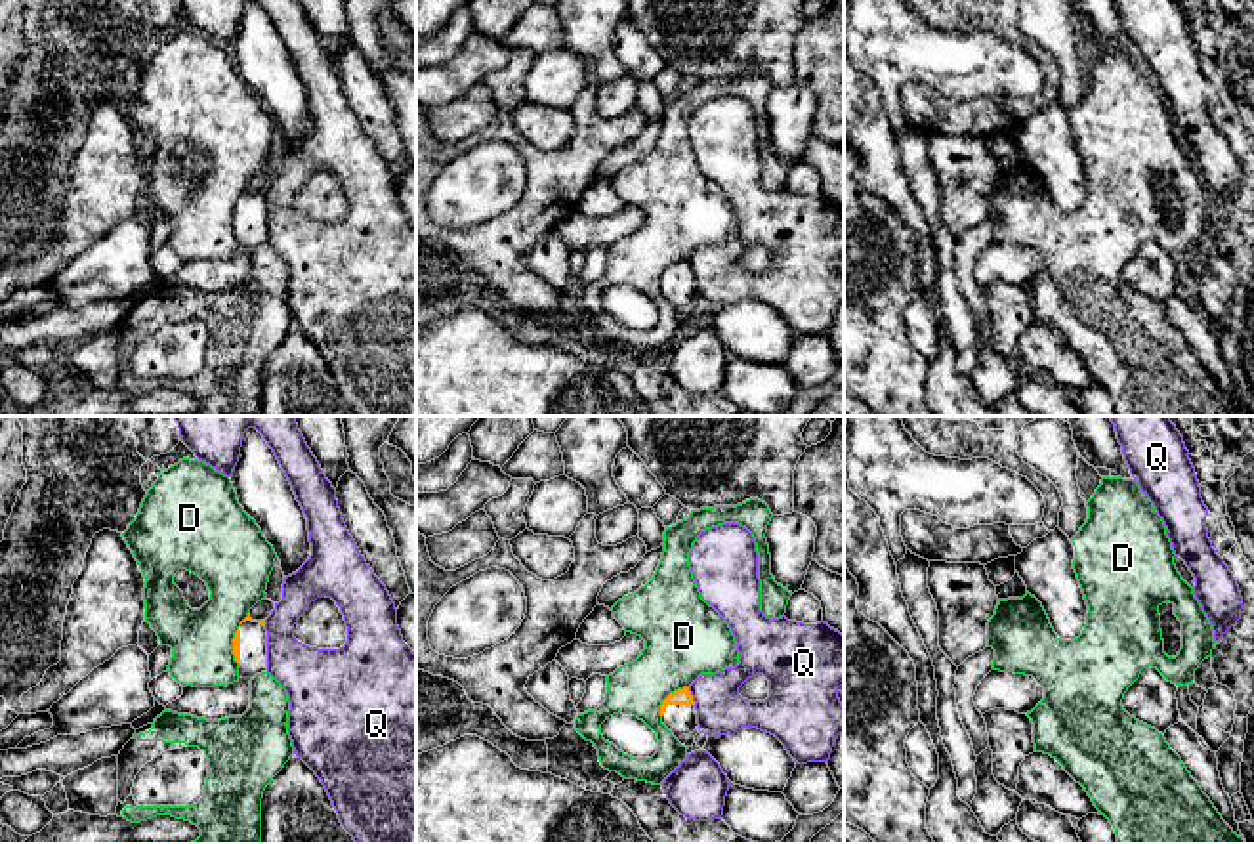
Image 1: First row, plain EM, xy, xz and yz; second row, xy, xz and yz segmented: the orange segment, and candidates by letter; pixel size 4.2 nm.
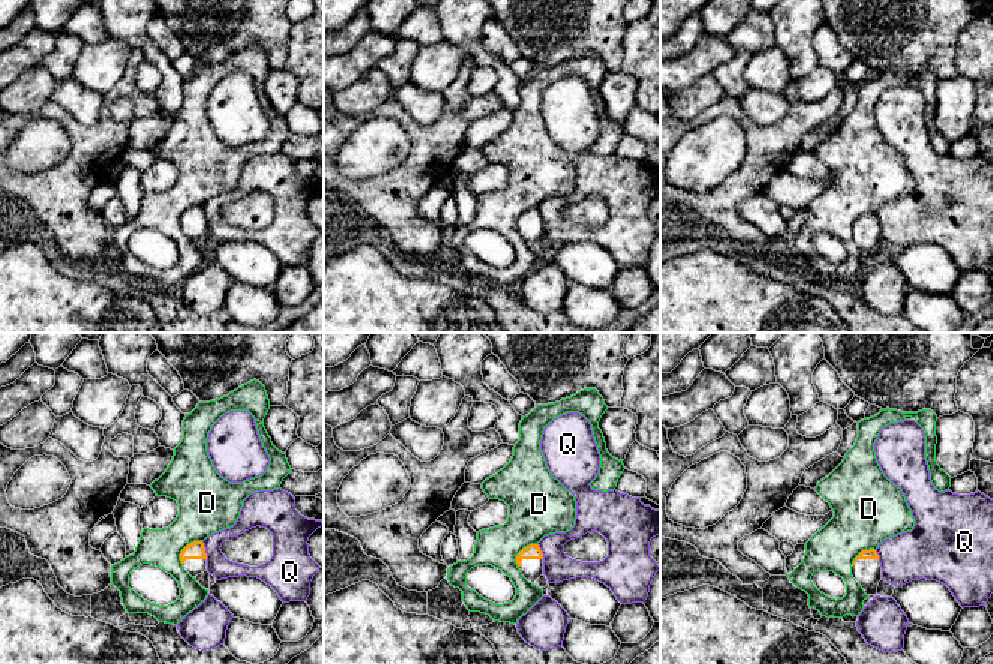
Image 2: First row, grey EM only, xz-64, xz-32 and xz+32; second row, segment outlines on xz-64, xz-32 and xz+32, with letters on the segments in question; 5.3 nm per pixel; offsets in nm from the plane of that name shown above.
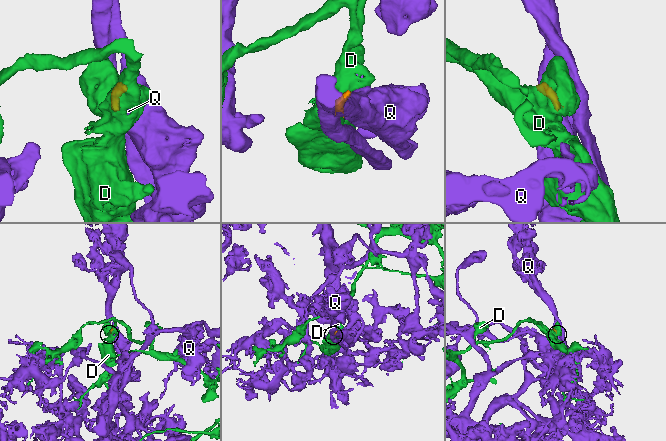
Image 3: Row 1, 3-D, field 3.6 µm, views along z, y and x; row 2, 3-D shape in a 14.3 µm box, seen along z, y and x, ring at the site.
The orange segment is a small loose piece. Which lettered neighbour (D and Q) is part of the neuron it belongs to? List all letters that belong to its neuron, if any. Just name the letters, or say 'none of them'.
none of them

